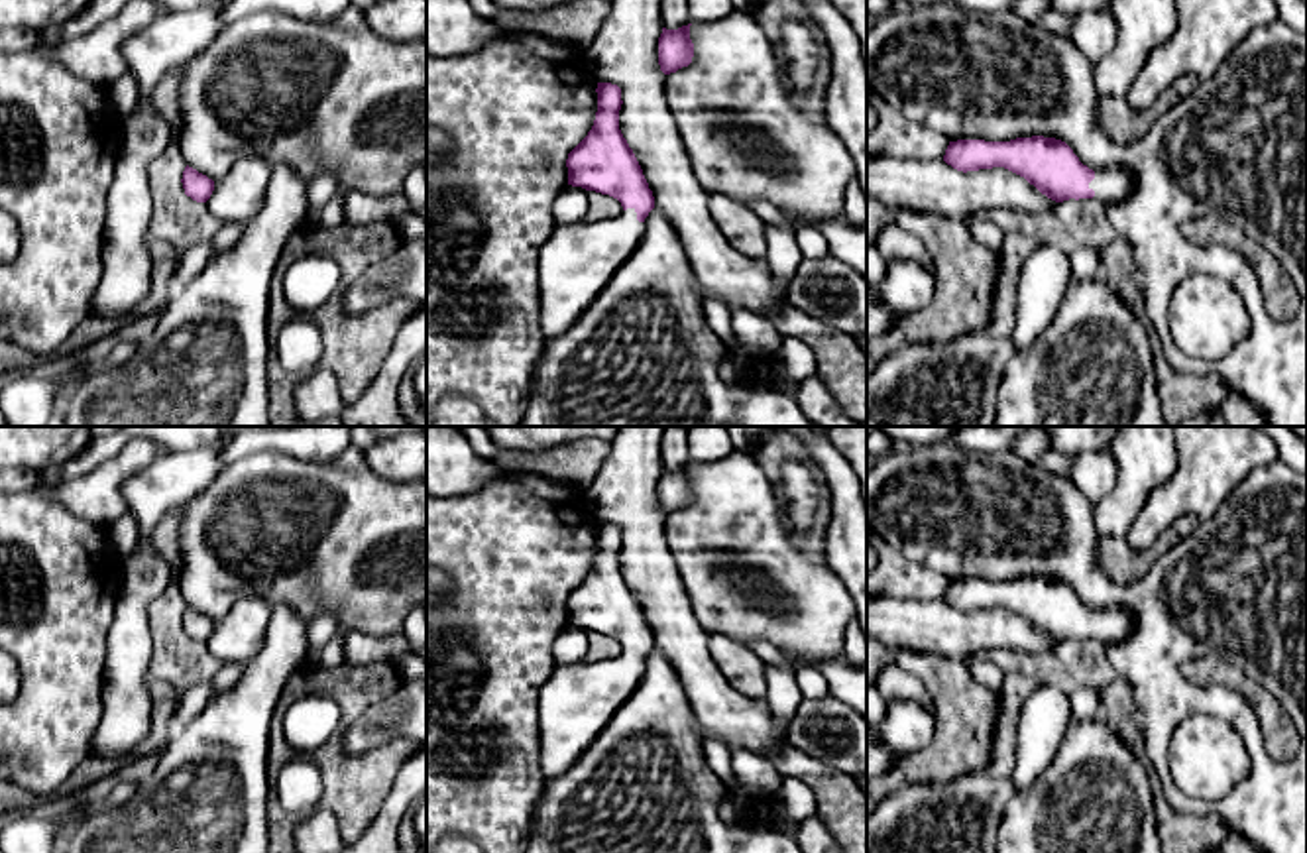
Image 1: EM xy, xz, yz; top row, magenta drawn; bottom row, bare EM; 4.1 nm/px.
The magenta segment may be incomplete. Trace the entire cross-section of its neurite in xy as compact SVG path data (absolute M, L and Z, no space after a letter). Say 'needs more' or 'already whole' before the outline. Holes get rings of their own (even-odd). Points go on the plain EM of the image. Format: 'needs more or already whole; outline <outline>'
already whole; outline M189 605L183 611L181 623L183 623L185 635L197 643L206 643L214 631L214 621Z

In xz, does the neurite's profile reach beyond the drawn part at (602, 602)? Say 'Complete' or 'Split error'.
Split error

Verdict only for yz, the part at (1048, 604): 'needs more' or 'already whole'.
needs more

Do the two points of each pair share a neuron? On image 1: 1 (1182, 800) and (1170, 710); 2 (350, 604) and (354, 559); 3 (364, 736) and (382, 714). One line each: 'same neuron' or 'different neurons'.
1: same neuron
2: same neuron
3: same neuron

